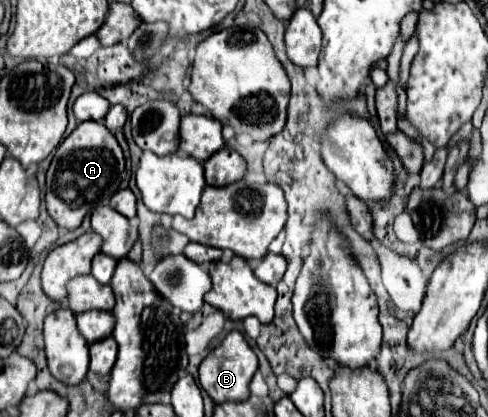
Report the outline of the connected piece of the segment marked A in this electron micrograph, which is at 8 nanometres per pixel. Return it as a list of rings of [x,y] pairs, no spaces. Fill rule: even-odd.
[[[86,92],[74,102],[74,116],[78,118],[76,130],[64,138],[64,142],[56,148],[50,168],[46,172],[46,208],[52,220],[68,230],[74,230],[82,224],[84,216],[92,212],[96,206],[108,204],[110,196],[120,190],[120,182],[124,176],[124,154],[114,134],[102,124],[108,112],[108,100],[96,92]]]

